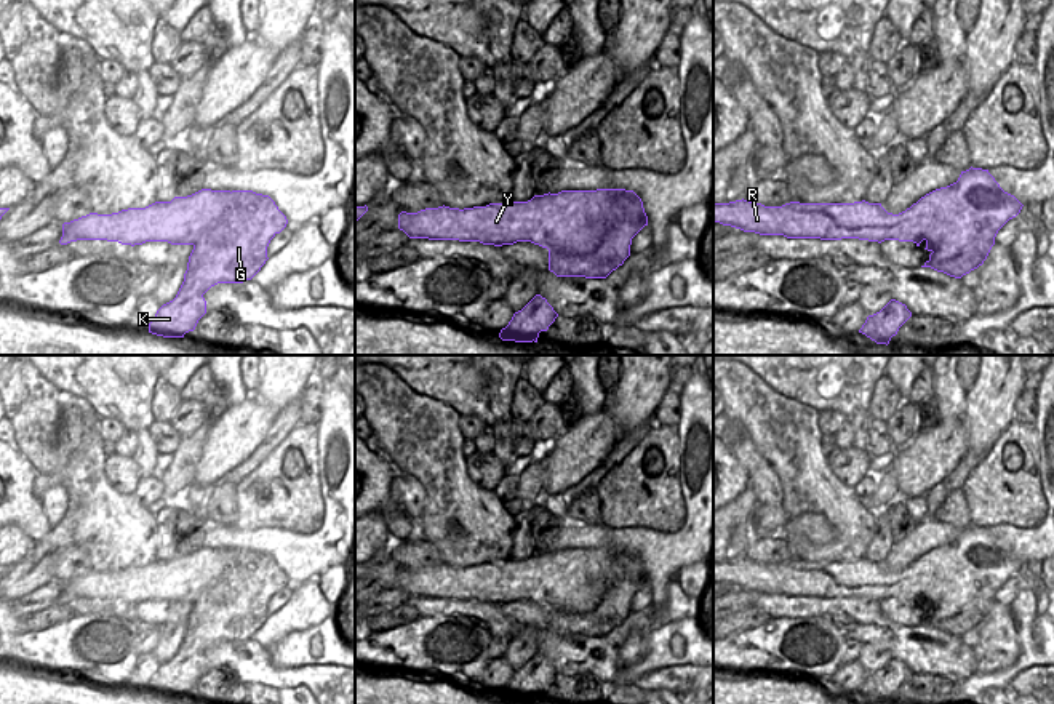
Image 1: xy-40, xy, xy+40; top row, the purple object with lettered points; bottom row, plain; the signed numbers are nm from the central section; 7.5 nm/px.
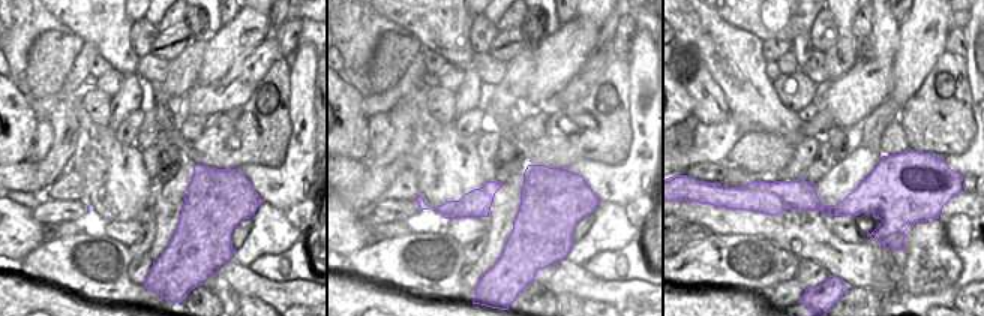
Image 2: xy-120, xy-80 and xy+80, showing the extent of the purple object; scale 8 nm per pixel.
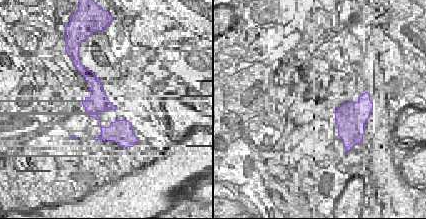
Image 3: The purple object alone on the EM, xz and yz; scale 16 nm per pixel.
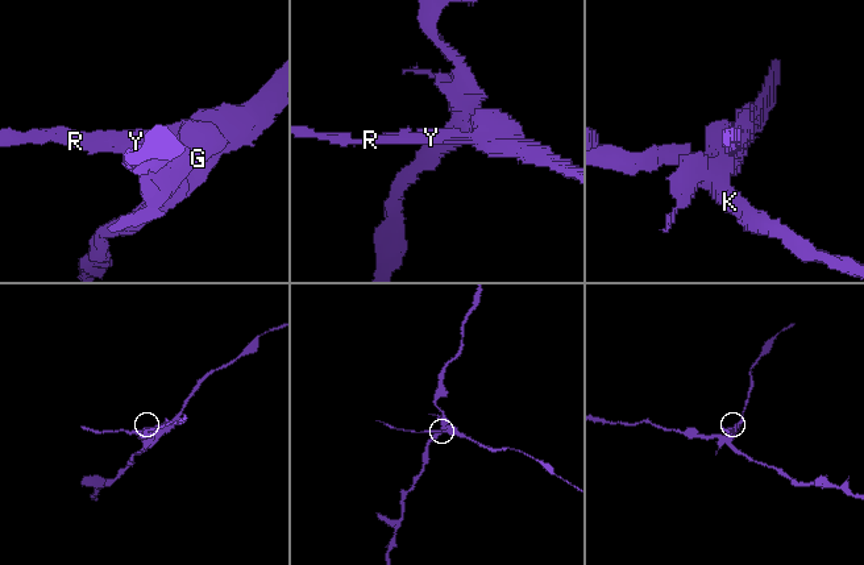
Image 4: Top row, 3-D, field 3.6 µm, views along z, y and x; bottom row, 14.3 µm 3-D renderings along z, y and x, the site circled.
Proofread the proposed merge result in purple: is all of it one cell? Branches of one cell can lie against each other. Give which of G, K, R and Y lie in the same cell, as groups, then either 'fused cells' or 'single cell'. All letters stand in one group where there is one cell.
groups G K / R Y; fused cells

